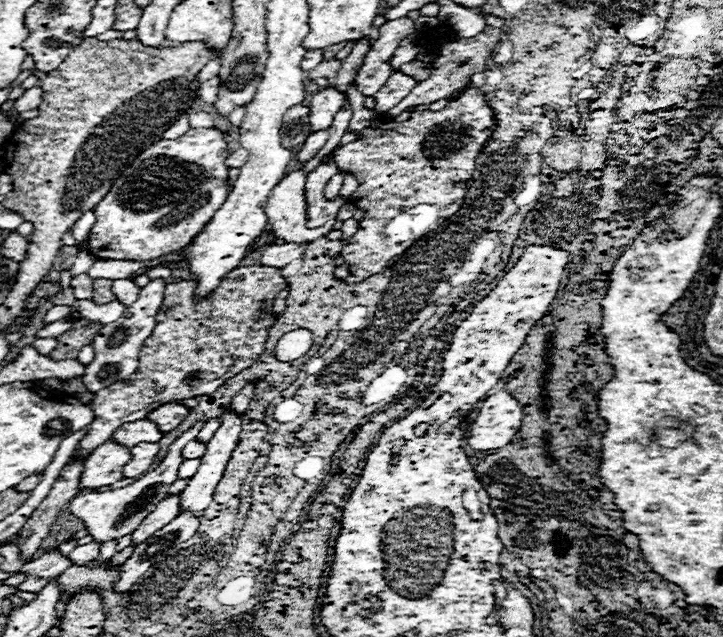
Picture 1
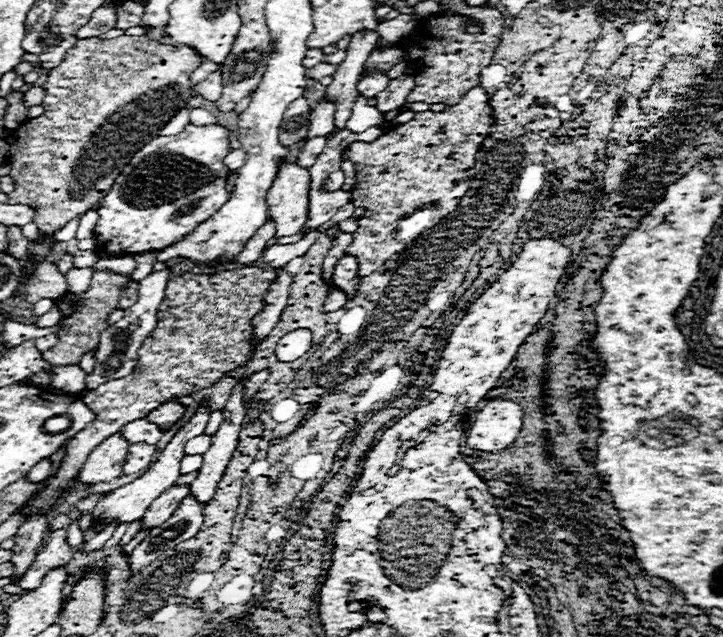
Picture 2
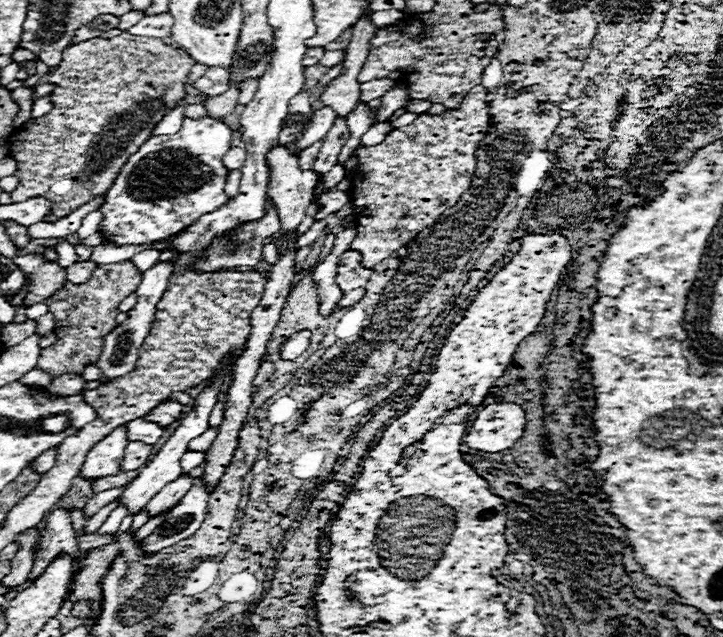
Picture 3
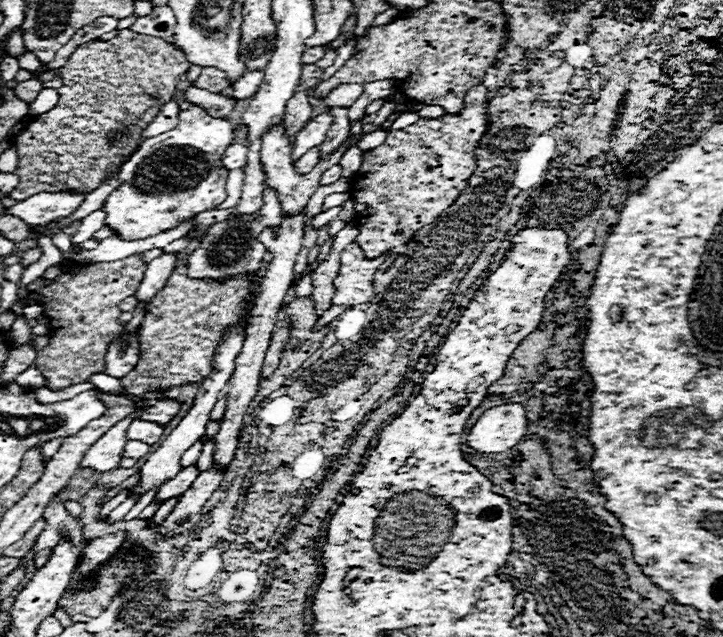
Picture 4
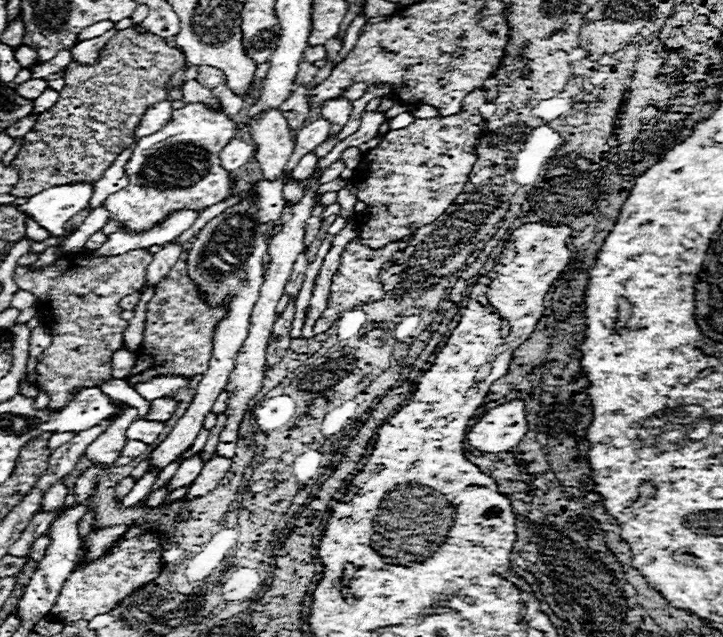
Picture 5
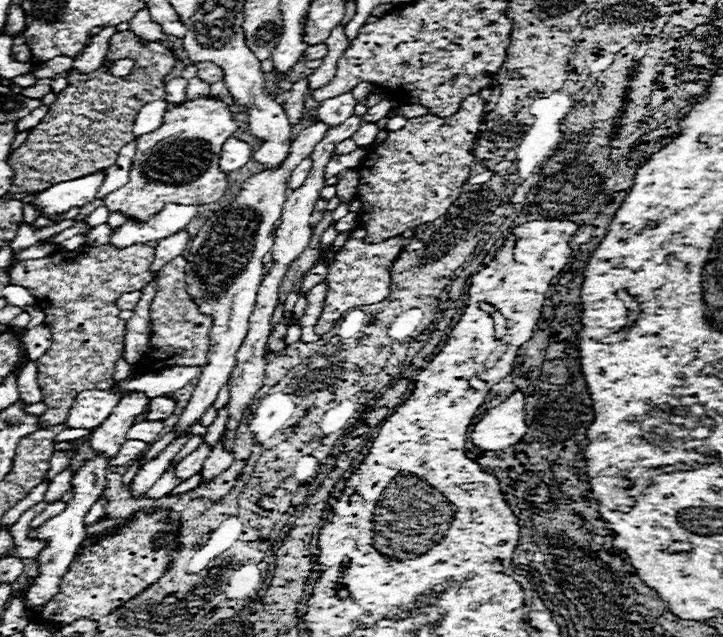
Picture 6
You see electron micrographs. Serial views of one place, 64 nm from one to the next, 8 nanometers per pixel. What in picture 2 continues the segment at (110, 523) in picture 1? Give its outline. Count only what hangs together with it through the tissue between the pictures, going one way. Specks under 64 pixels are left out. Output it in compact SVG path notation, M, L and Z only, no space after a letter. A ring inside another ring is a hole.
M200 408L190 420L188 424L168 442L168 446L162 450L162 456L158 458L158 462L154 462L138 480L134 480L132 484L126 484L122 488L116 488L112 492L106 492L106 494L88 494L86 498L82 498L78 504L76 504L76 510L80 514L92 514L92 520L94 520L94 526L96 526L96 532L102 532L104 526L108 522L118 522L118 524L132 524L134 520L140 520L144 518L148 506L164 492L168 490L168 486L172 486L178 476L180 476L180 460L184 458L184 444L196 436L200 436L208 424L208 410L206 408Z

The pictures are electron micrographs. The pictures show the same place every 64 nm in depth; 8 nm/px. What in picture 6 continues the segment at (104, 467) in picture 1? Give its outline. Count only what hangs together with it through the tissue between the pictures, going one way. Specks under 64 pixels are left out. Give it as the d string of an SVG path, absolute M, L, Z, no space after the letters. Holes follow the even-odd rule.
M136 392L134 396L120 398L112 414L94 430L90 448L94 454L104 454L104 458L114 458L120 452L120 446L126 442L126 432L134 424L136 416L140 416L150 398L146 398L142 392Z

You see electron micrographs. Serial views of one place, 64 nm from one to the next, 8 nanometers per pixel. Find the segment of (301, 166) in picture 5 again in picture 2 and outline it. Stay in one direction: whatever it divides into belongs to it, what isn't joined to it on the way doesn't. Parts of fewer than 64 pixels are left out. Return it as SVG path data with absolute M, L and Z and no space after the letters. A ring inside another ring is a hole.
M324 136L324 138L312 138L312 140L306 140L306 142L302 144L302 148L300 148L298 164L300 164L302 168L310 168L310 166L316 162L318 154L324 150L324 146L326 146L326 136Z

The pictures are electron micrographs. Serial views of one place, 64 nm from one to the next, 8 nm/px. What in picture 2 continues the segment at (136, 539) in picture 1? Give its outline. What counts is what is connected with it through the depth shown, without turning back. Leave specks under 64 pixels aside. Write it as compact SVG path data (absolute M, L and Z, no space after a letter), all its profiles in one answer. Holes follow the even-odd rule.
M170 486L160 498L156 498L156 502L152 502L146 516L142 518L140 530L152 530L156 526L162 526L176 512L176 506L180 506L188 492L188 486Z

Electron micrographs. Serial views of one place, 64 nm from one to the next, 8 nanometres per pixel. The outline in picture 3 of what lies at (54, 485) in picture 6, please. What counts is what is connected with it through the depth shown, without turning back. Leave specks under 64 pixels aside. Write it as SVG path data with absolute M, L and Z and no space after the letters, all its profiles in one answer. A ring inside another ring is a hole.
M56 508L46 516L42 538L38 540L36 548L40 552L34 554L32 582L36 582L42 576L42 572L50 566L50 562L54 562L60 554L70 552L70 556L74 556L78 552L78 540L74 538L72 520L66 510Z

